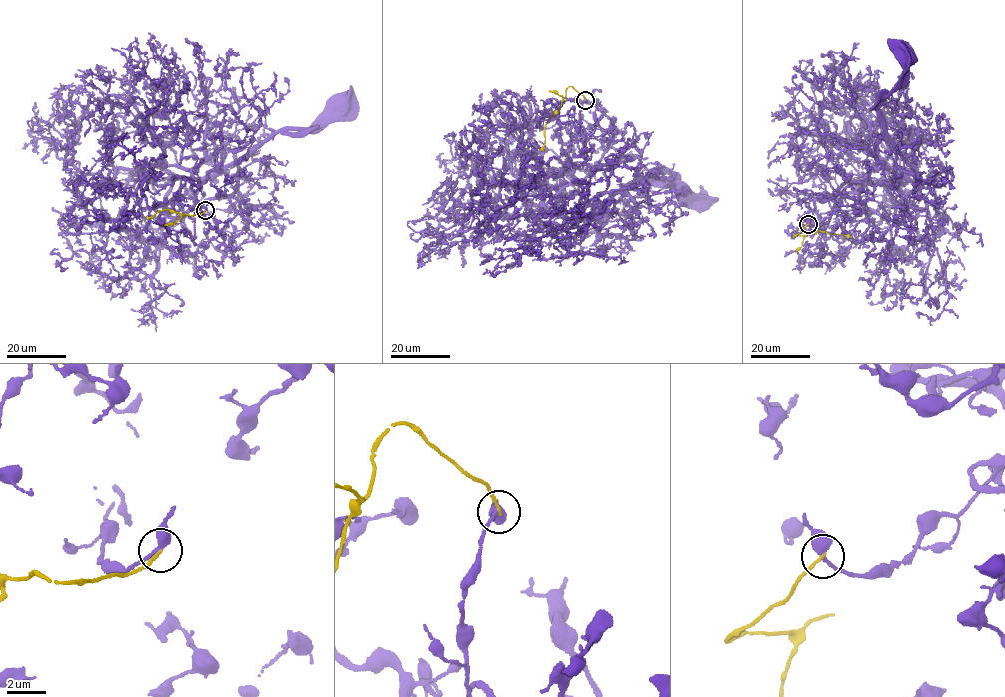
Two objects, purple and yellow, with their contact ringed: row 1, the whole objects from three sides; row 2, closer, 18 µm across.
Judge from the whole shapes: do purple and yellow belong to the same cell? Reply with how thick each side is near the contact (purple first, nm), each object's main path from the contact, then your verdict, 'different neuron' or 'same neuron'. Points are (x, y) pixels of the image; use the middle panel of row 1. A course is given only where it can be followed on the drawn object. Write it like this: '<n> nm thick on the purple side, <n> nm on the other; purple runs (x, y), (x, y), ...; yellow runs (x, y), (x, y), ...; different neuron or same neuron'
420 nm thick on the purple side, 140 nm on the other; purple runs (585, 100), (569, 153), (577, 181), (547, 209), (583, 221), (643, 178), (679, 188), (697, 205); yellow runs (585, 100), (569, 87), (560, 108), (545, 125), (545, 143), (540, 150); different neuron

